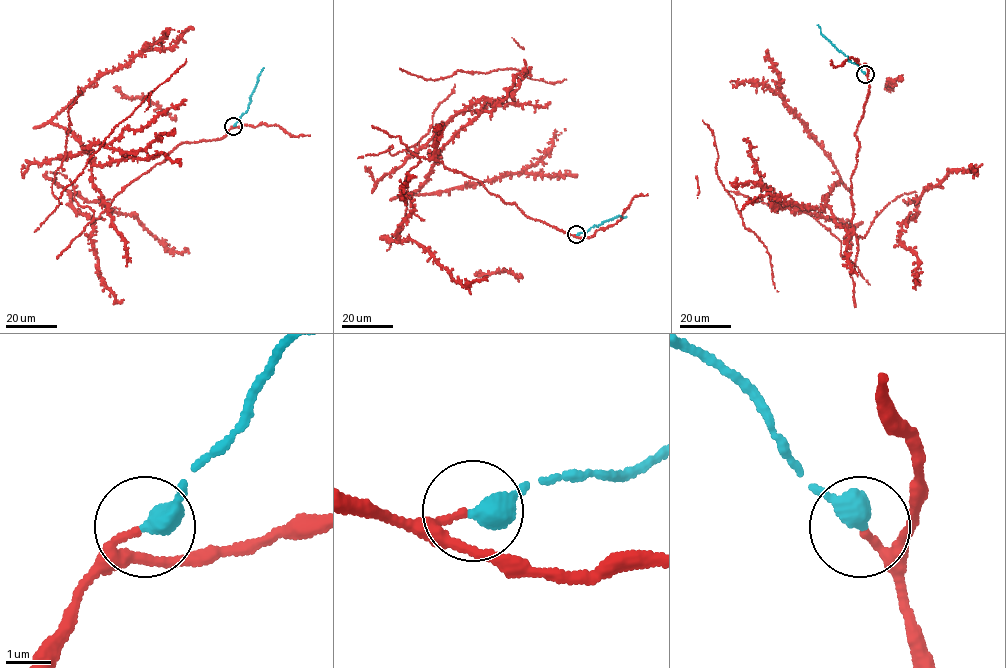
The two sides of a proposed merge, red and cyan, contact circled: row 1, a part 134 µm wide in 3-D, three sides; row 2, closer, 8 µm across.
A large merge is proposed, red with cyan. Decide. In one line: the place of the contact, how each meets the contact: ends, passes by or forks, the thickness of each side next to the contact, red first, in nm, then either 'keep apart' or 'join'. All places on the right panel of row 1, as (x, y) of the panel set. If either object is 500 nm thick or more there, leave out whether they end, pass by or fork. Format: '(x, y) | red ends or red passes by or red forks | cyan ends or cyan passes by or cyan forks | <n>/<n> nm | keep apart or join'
(865, 74) | red ends | cyan ends | 150/480 nm | join

